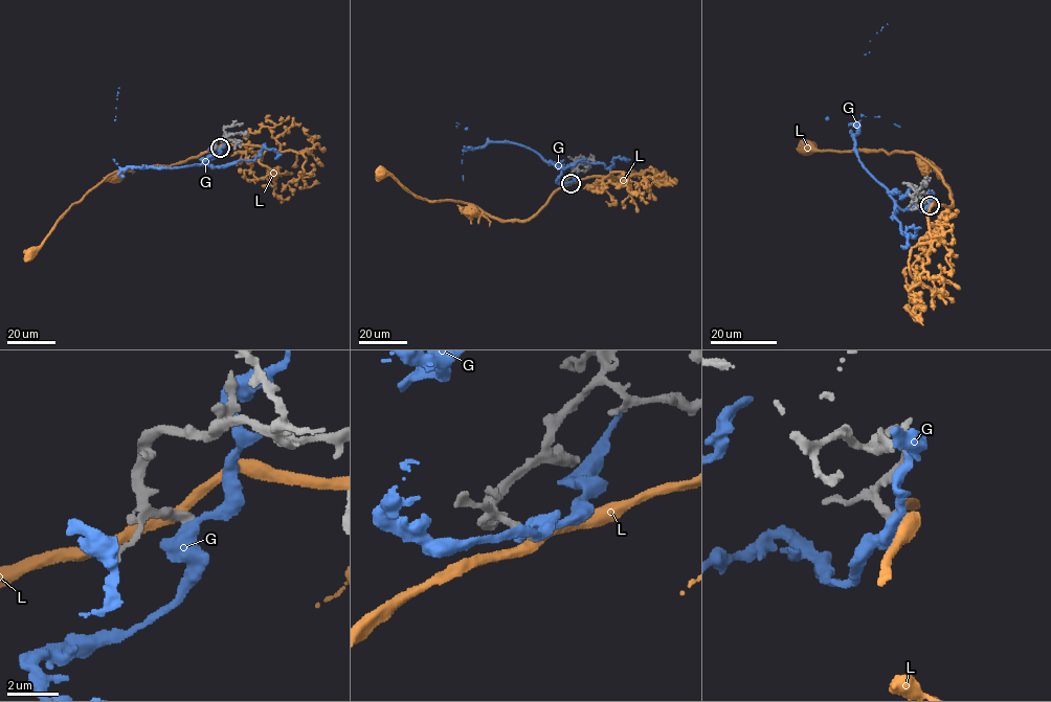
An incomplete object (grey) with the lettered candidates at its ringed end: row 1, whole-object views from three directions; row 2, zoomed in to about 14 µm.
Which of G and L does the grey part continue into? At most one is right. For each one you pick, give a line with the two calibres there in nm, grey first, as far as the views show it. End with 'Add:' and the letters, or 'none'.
Add: none

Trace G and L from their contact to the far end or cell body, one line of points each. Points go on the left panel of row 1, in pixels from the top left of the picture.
G: (220, 148), (218, 156), (206, 162), (210, 166), (119, 167), (119, 88)
L: (219, 146), (170, 165), (124, 167), (108, 175), (80, 201), (72, 203), (30, 253)

